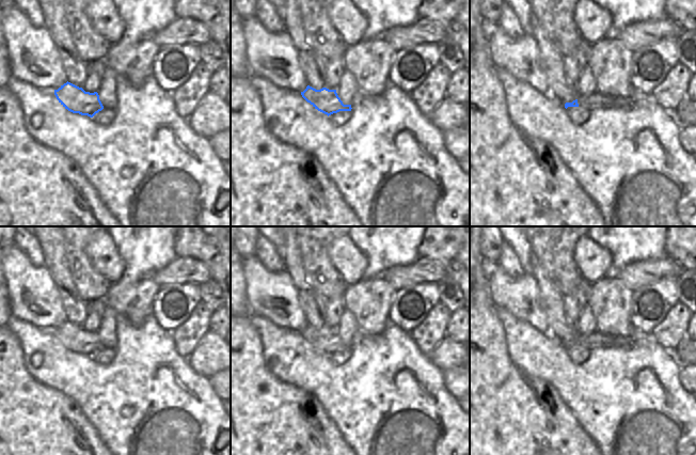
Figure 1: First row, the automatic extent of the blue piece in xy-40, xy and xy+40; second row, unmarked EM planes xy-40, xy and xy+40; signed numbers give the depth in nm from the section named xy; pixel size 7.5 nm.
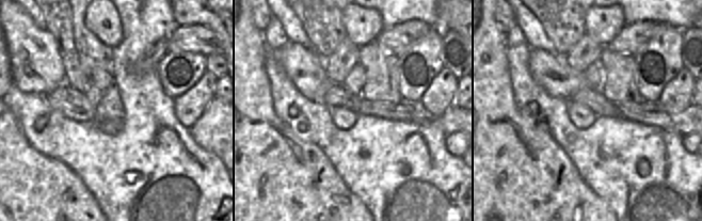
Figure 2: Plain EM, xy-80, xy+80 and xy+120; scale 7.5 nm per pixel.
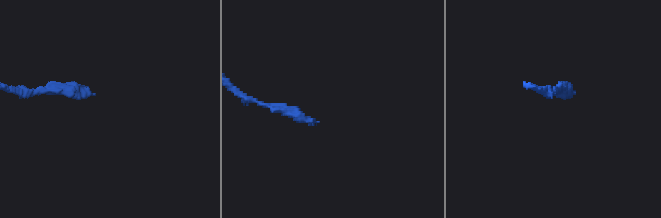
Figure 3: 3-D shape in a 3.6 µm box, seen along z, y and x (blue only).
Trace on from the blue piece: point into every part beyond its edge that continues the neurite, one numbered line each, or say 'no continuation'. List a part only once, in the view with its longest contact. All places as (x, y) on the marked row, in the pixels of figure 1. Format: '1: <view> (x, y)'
1: xy+40 (596, 100)

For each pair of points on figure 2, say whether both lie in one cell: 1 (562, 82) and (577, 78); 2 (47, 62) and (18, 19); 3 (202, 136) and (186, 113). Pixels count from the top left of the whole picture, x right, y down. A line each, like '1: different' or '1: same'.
1: same
2: same
3: different

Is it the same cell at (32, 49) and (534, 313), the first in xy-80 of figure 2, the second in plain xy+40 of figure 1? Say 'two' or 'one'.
one

